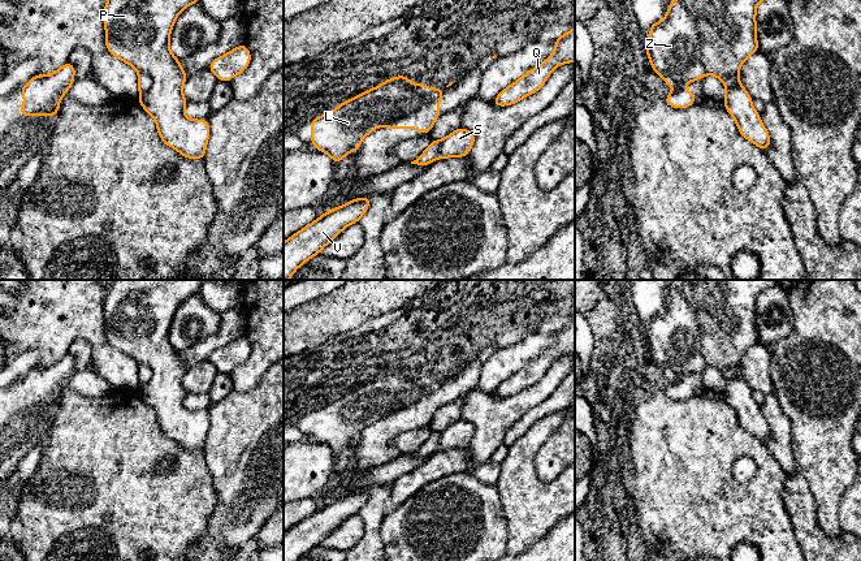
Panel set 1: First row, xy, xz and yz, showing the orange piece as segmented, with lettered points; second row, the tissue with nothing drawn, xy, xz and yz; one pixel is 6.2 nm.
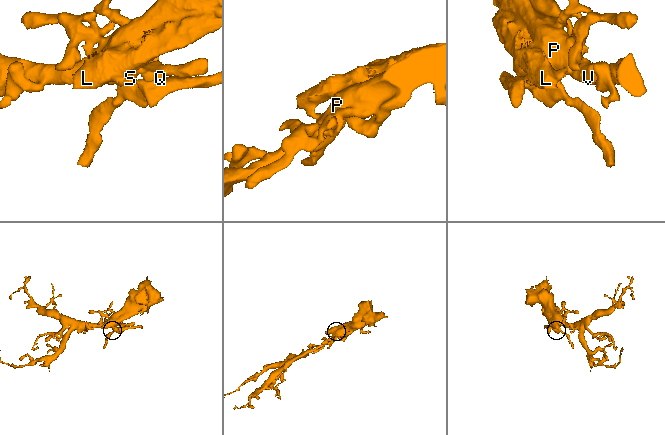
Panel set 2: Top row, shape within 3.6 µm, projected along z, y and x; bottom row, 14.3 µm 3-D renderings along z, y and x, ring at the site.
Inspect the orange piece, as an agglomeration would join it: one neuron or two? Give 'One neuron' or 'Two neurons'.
Two neurons

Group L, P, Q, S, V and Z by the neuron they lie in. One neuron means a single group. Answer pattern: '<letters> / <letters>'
L Z / P Q S V

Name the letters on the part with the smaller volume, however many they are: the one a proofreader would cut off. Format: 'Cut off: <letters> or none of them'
Cut off: L, Z

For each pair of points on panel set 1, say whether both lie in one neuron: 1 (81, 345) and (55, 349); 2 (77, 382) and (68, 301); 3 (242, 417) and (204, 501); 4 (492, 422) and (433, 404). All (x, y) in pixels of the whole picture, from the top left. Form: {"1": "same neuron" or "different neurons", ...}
{"1": "different neurons", "2": "different neurons", "3": "different neurons", "4": "different neurons"}

